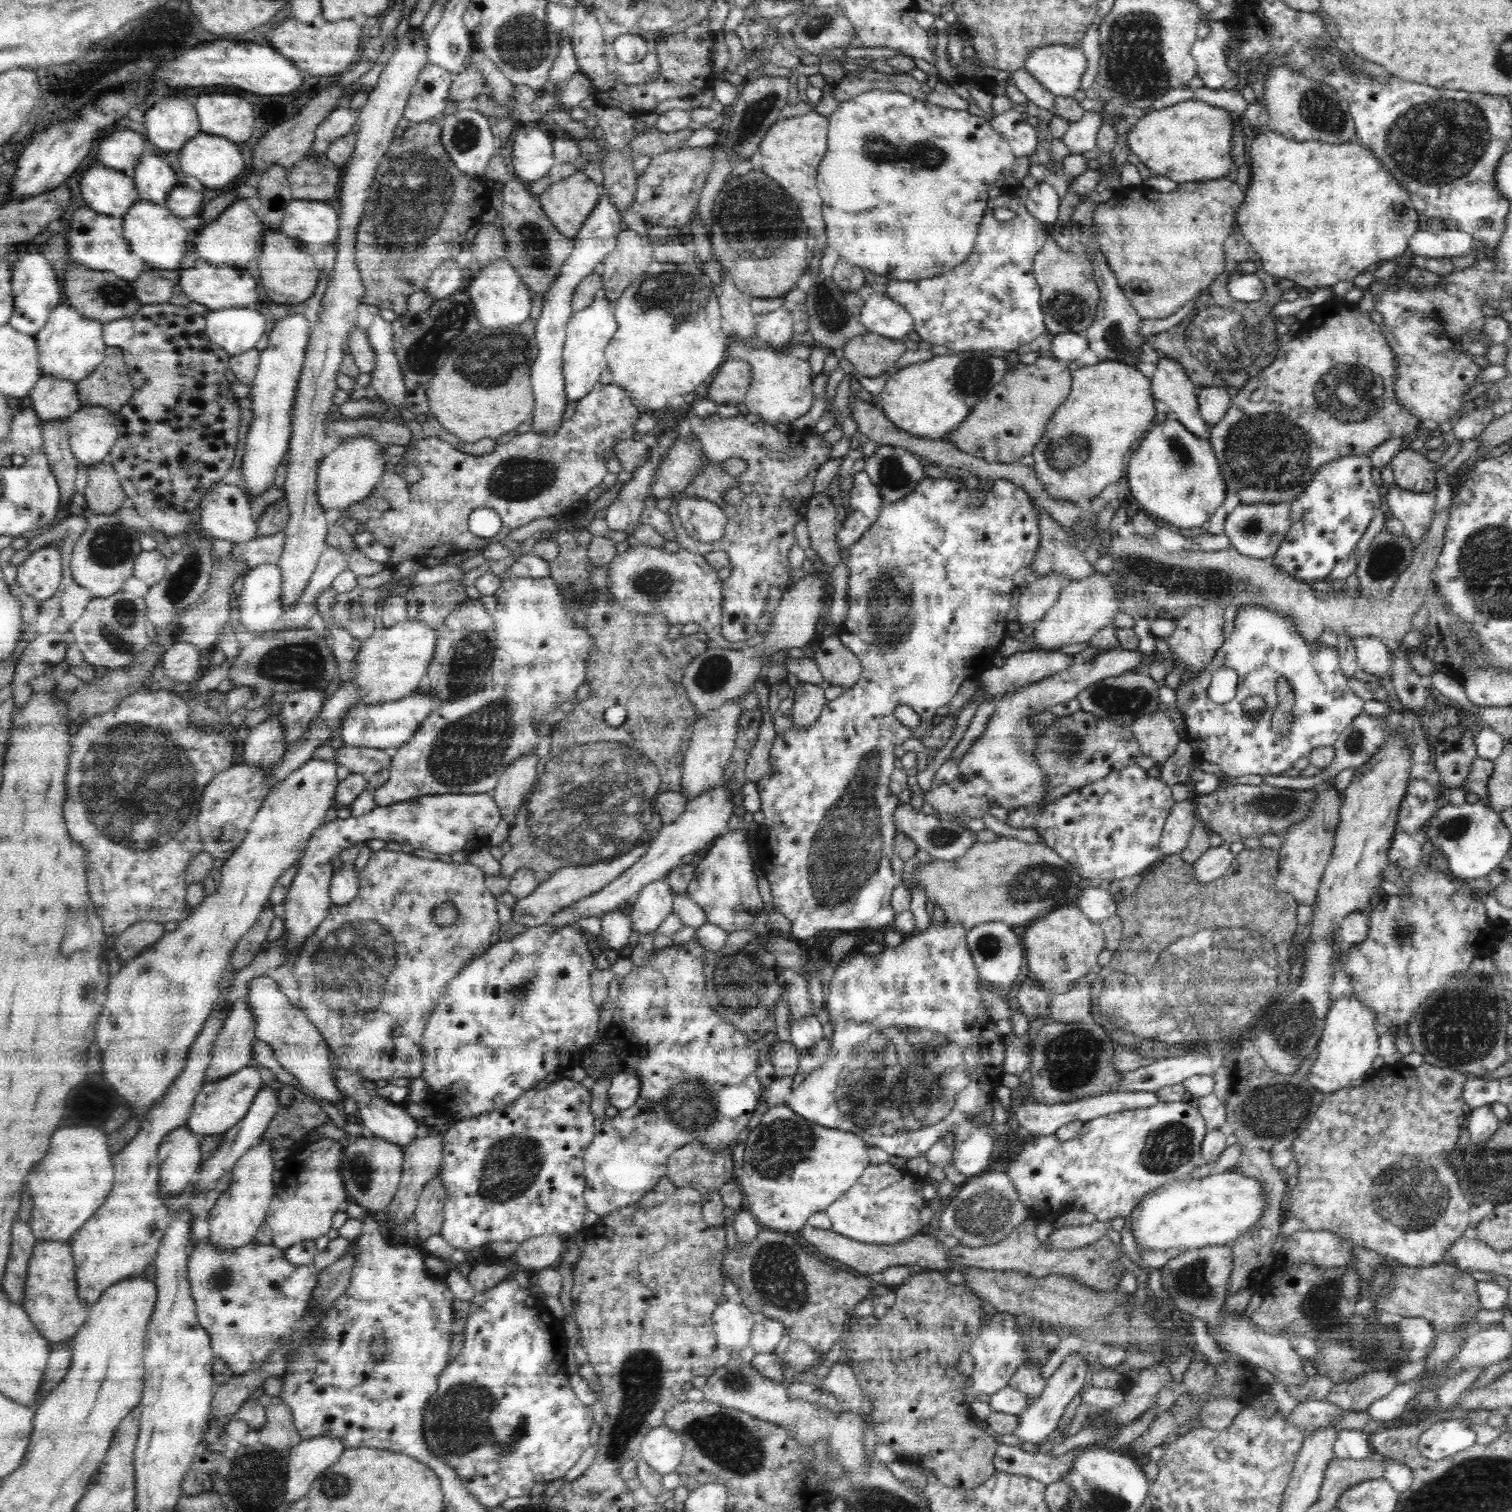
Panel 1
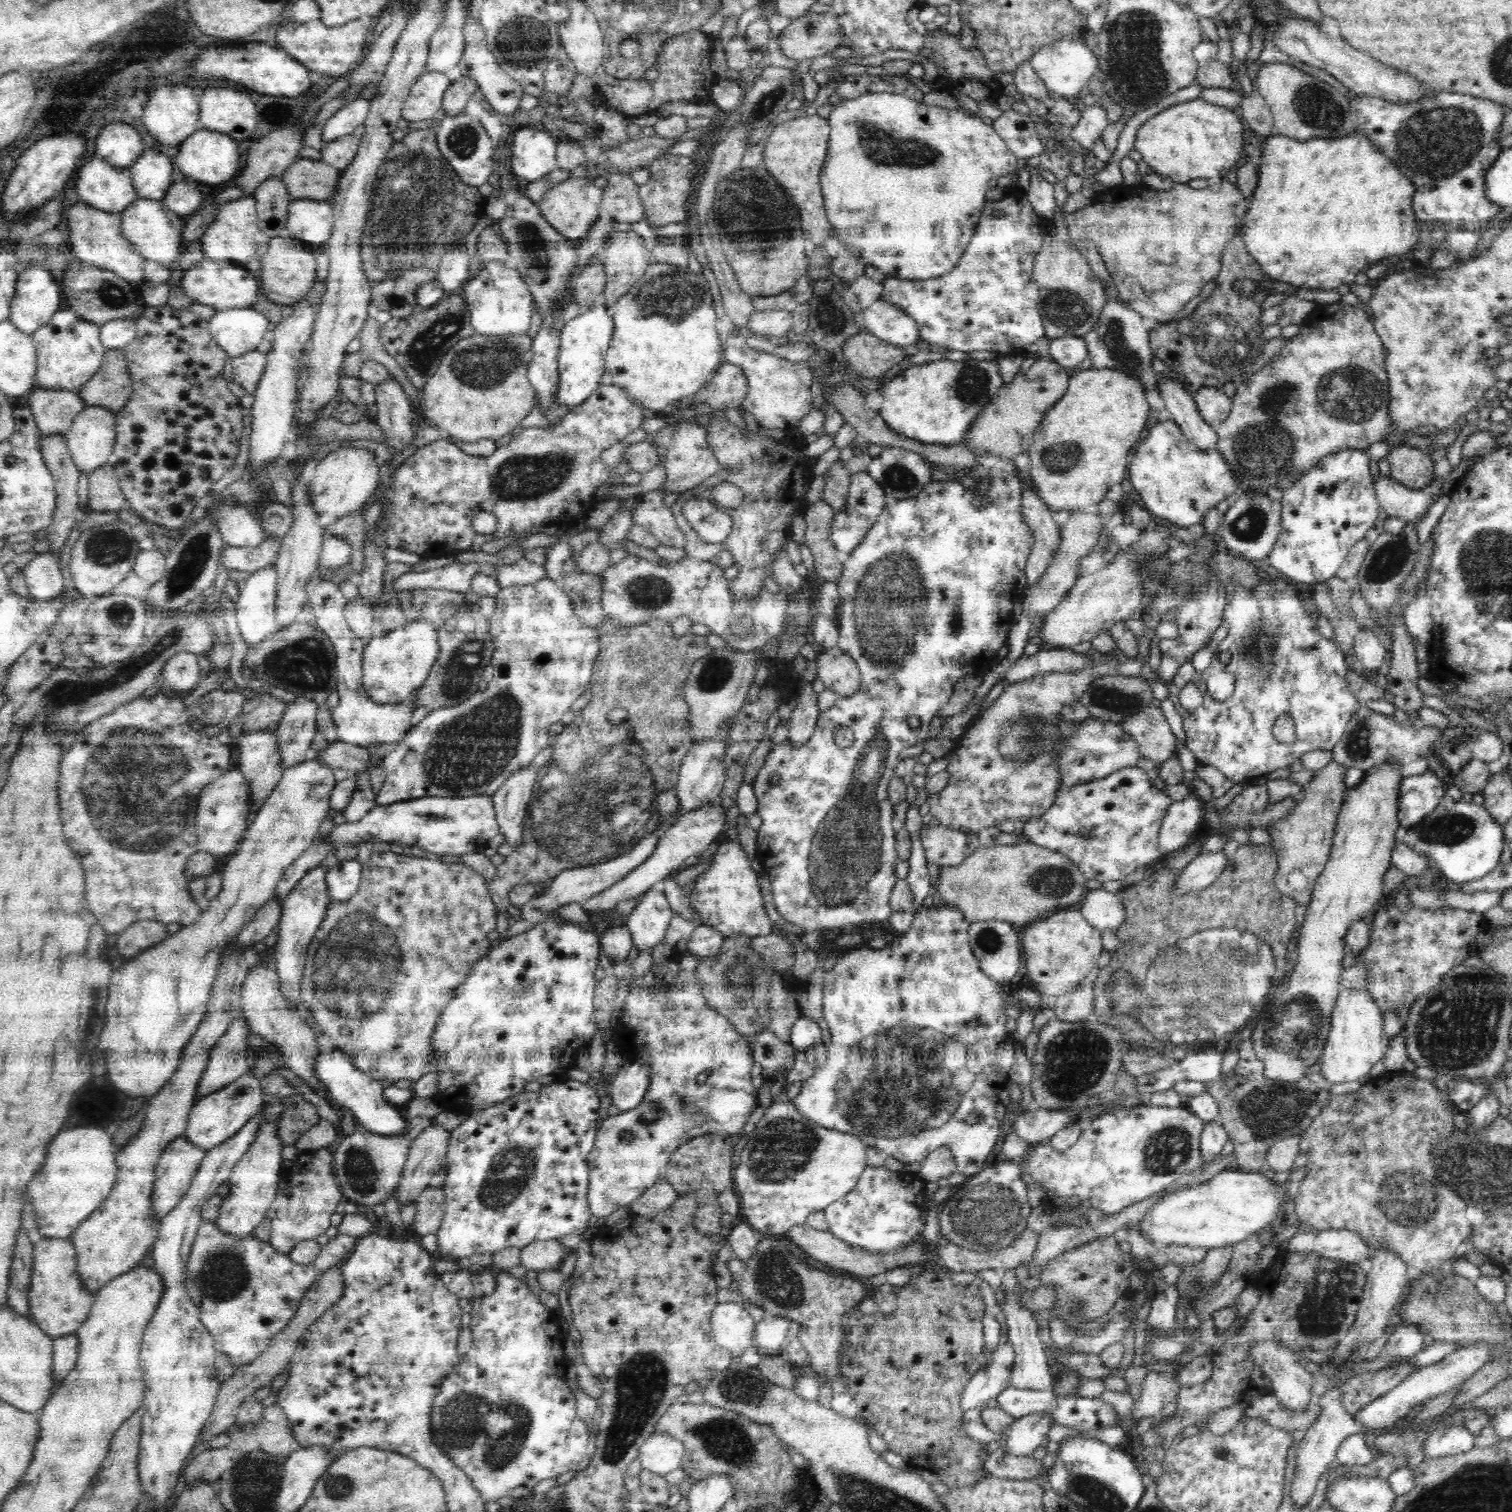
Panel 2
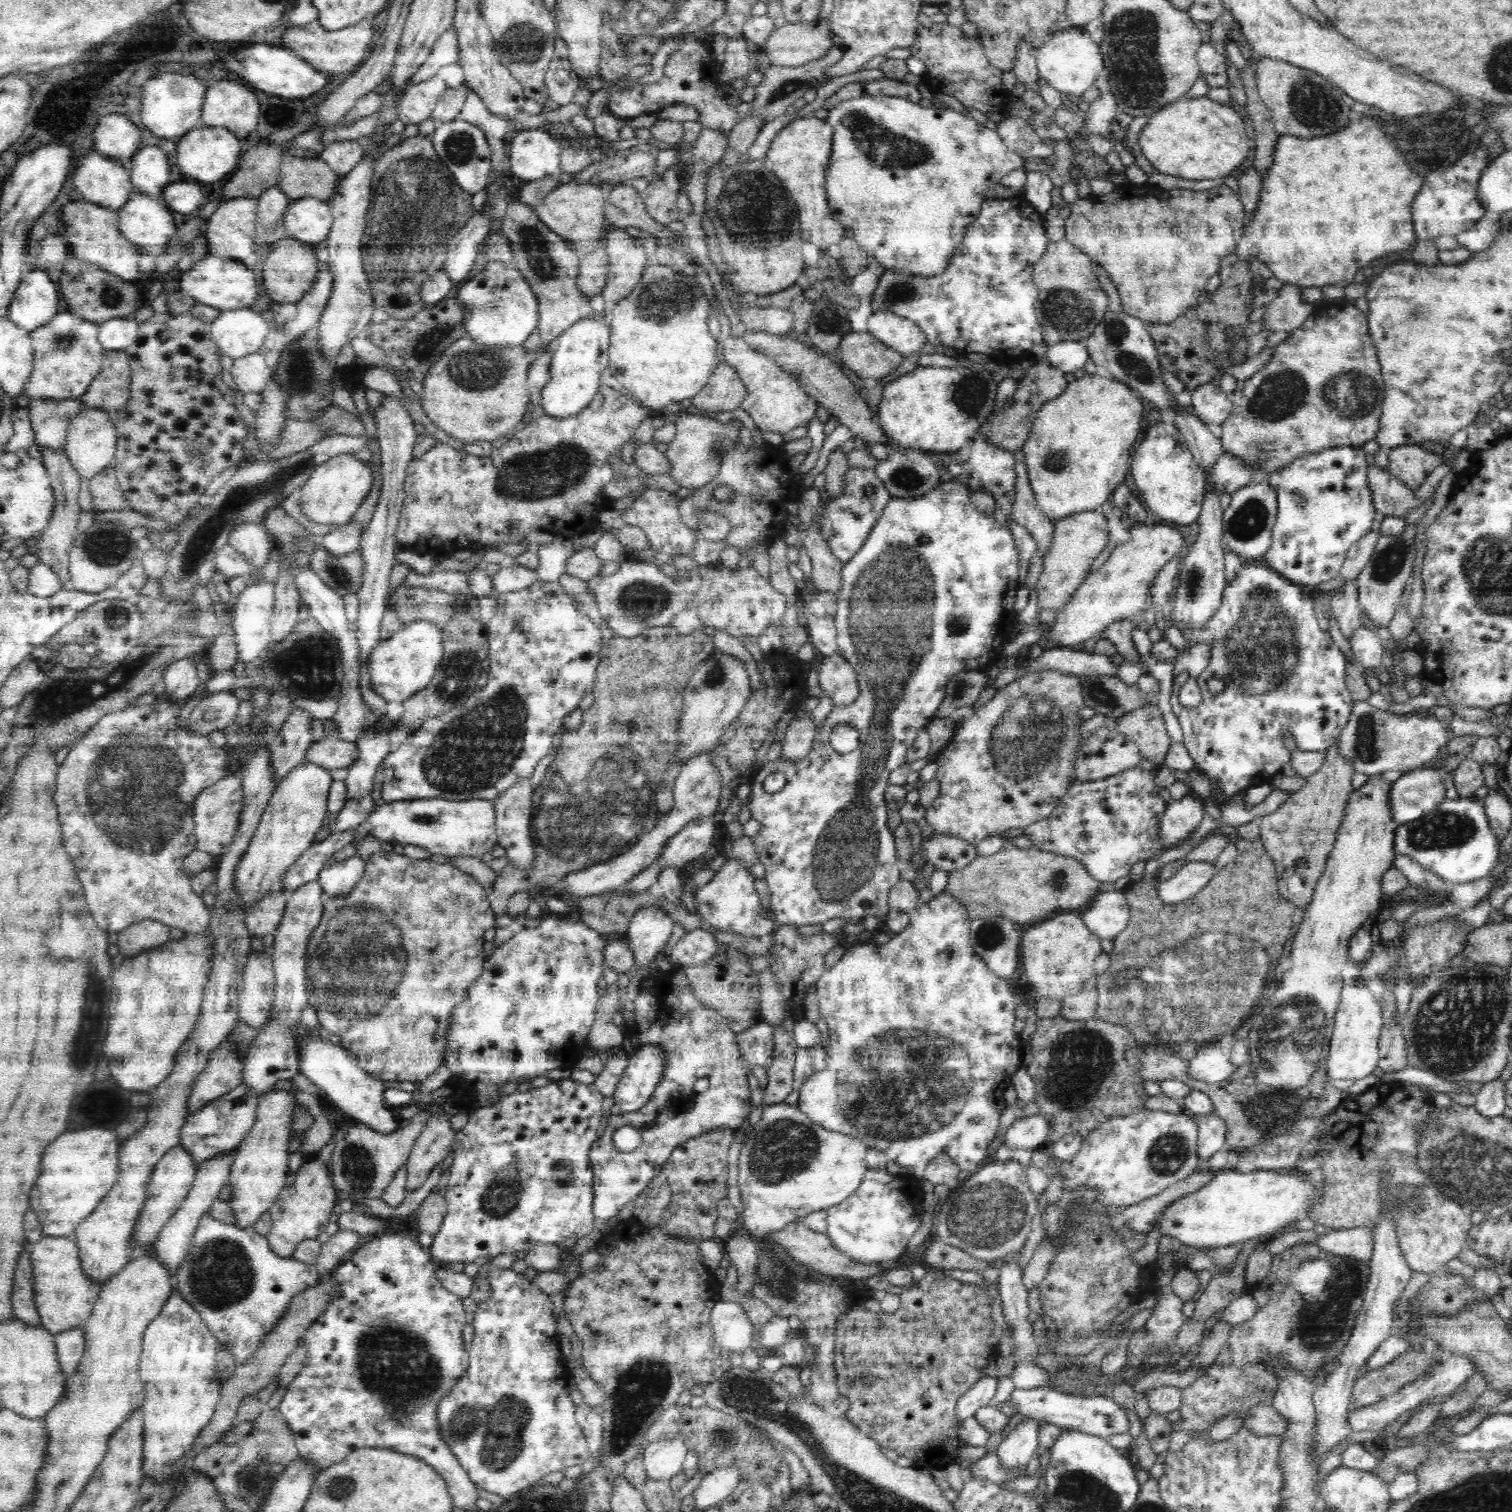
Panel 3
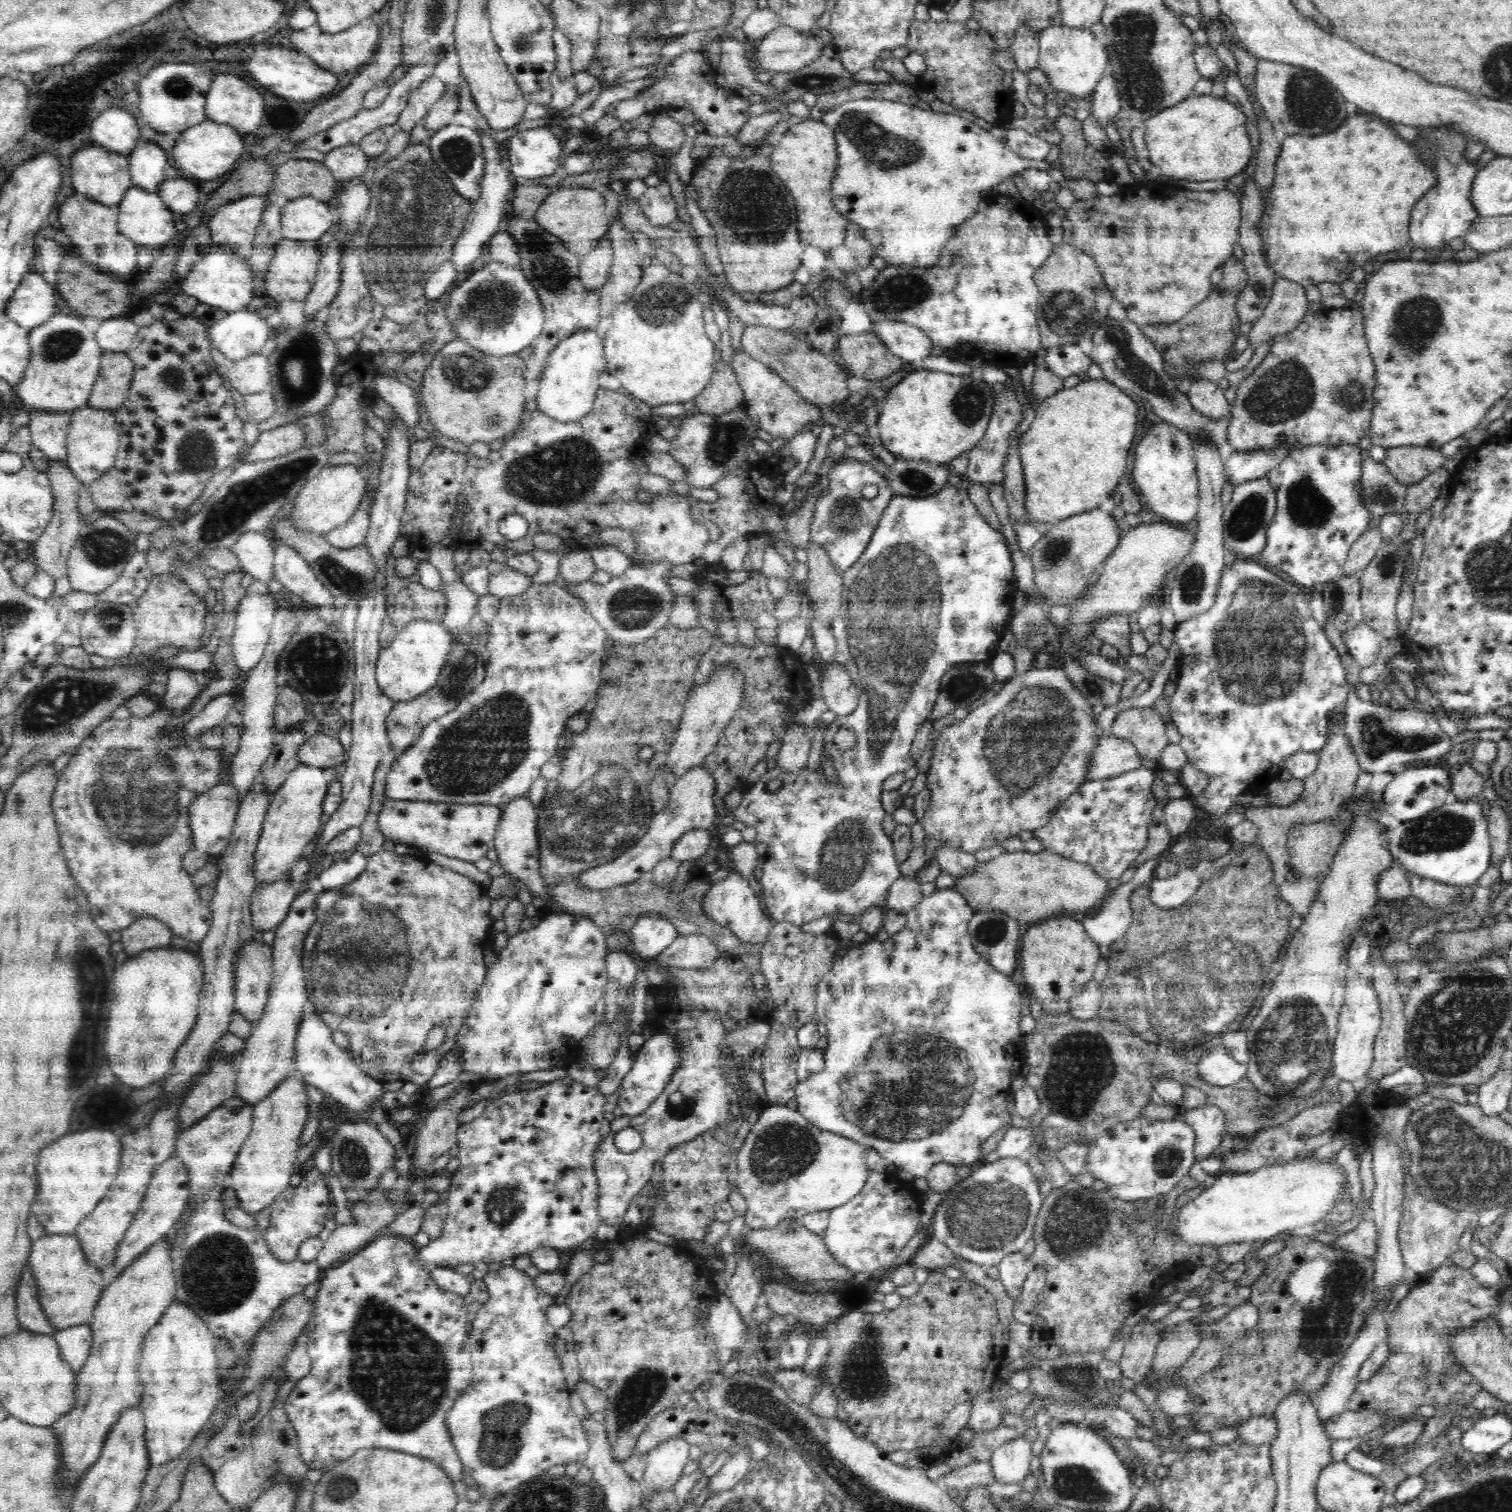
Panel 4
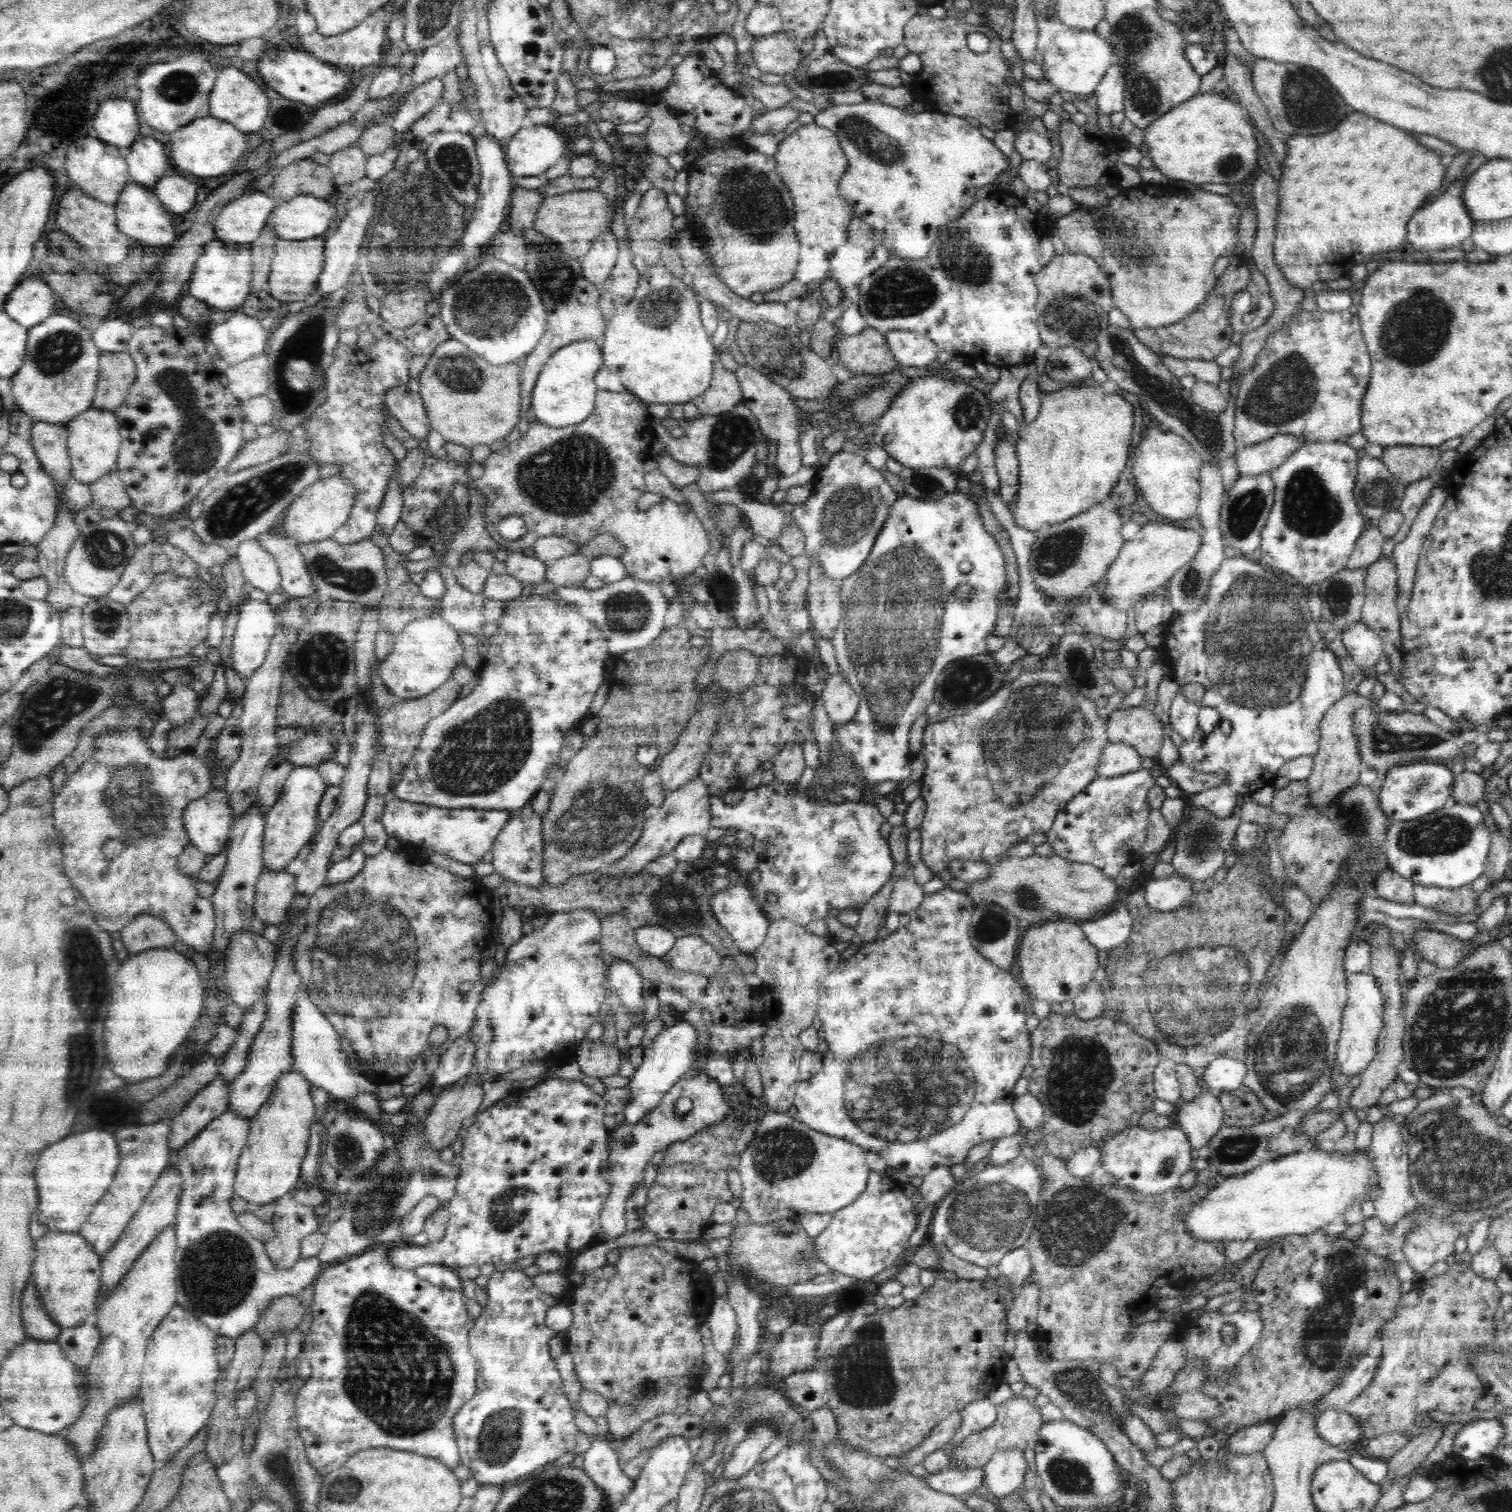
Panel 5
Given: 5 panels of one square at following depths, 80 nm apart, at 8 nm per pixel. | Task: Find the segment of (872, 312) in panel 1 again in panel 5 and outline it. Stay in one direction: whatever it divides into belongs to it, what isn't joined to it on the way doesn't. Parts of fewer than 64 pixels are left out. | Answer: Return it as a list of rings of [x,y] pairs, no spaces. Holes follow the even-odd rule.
[[[894,330],[885,334],[892,354],[899,367],[928,366],[938,360],[938,346],[920,333],[908,330]]]

